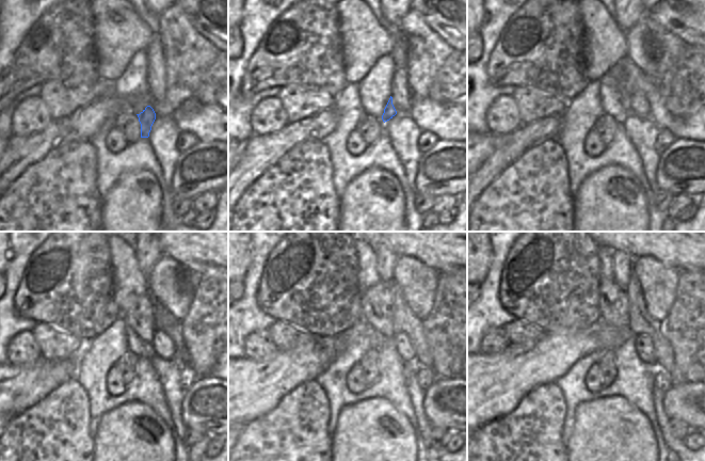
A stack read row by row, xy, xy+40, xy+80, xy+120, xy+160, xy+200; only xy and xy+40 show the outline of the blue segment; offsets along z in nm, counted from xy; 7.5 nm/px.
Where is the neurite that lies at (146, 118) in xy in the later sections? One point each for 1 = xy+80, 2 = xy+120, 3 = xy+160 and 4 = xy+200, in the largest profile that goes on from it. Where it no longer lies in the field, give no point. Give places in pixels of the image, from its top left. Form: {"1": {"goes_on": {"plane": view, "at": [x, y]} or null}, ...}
{"1": {"goes_on": {"plane": "xy+80", "at": [617, 70]}}, "2": {"goes_on": {"plane": "xy+120", "at": [140, 316]}}, "3": {"goes_on": {"plane": "xy+160", "at": [375, 303]}}, "4": {"goes_on": {"plane": "xy+200", "at": [613, 304]}}}

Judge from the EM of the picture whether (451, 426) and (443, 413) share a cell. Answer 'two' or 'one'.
one

